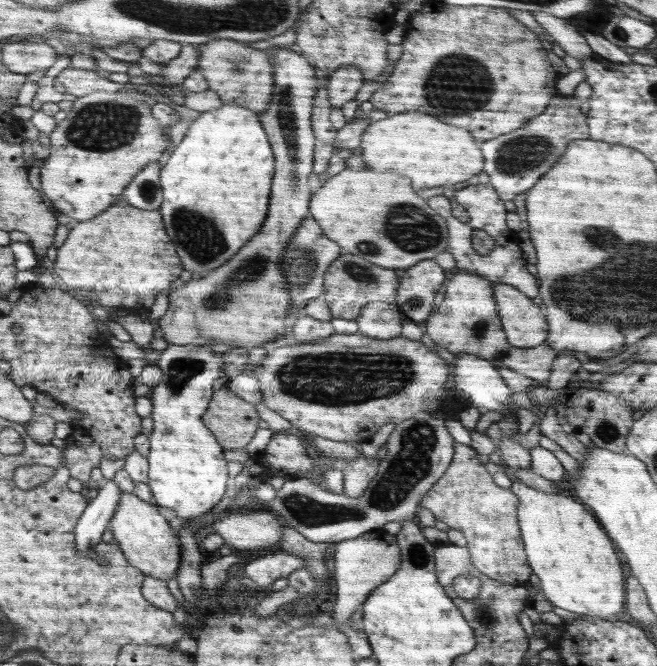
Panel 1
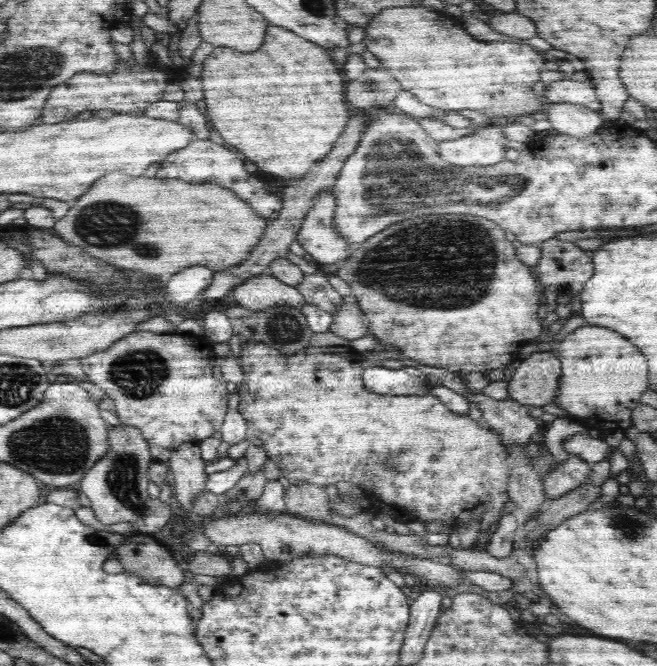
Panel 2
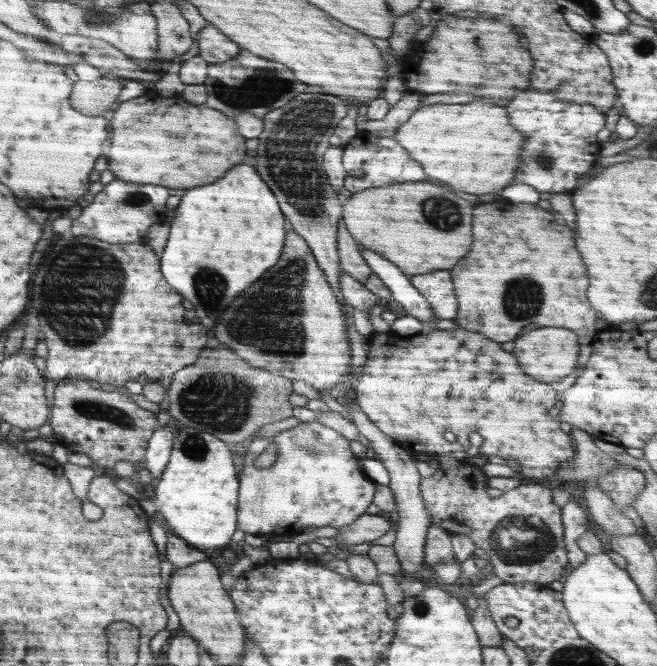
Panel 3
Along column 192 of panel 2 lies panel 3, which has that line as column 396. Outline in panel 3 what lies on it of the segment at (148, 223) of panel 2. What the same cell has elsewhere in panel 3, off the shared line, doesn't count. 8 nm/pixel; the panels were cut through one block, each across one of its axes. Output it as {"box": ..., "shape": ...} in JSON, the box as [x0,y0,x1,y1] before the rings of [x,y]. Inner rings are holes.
{"box":[342,182,472,276],"shape":[[[432,182],[372,188],[357,192],[342,203],[346,228],[358,245],[381,254],[408,276],[448,270],[468,254],[472,244],[472,208],[472,202]]]}

